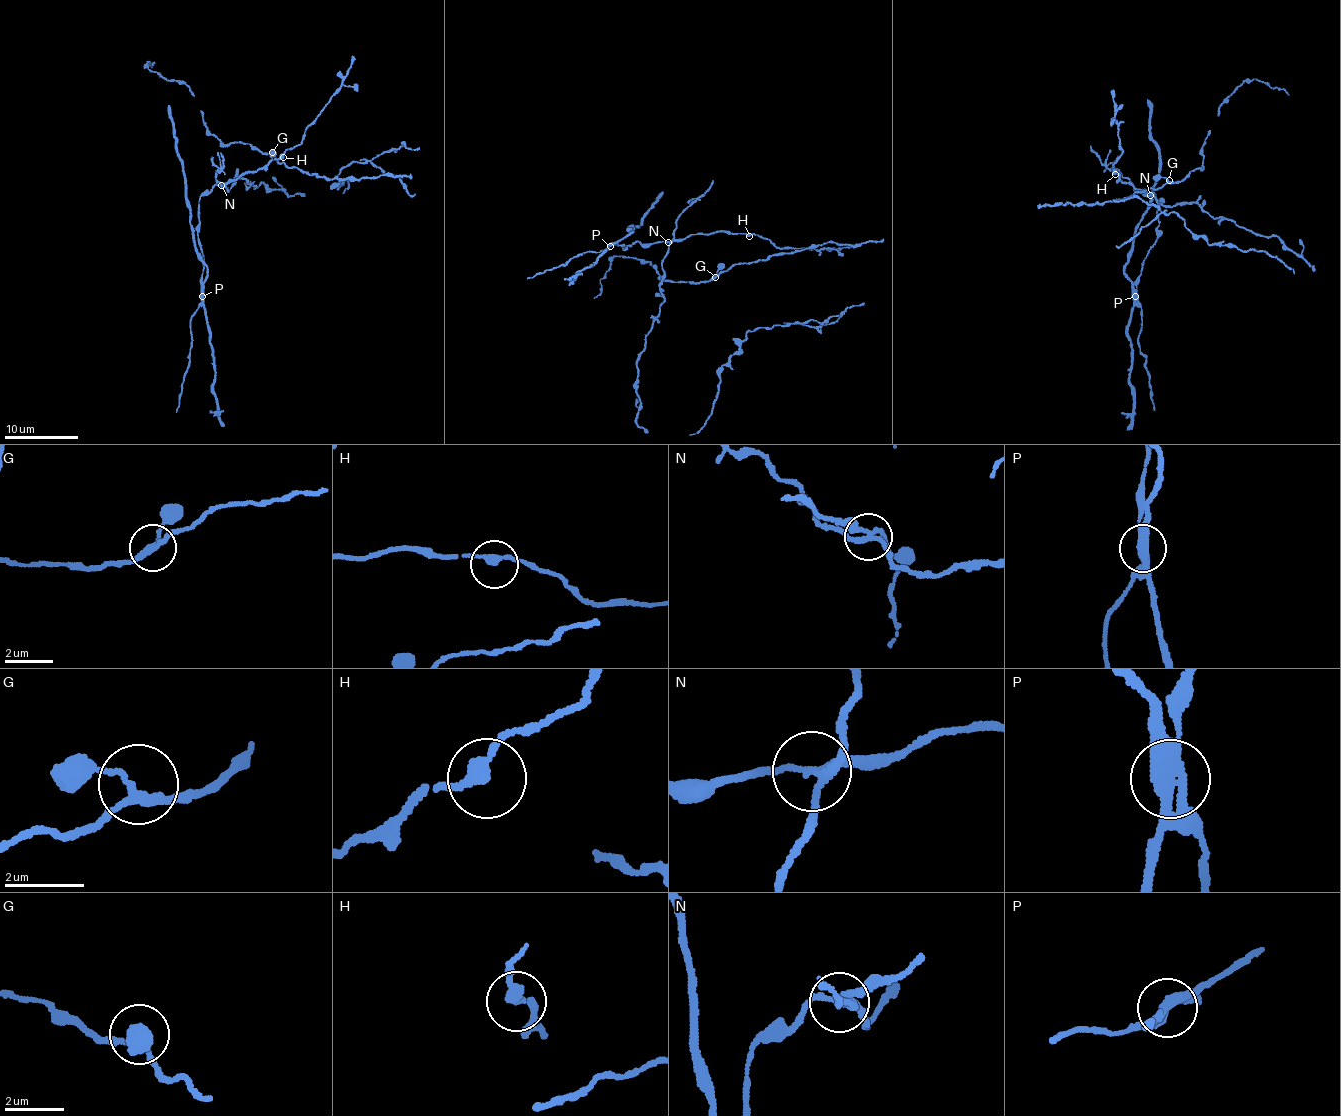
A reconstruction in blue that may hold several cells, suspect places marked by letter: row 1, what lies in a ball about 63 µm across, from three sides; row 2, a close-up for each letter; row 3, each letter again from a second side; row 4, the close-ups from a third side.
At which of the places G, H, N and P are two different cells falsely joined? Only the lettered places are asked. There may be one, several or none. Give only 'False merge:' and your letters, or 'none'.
False merge: N, P

